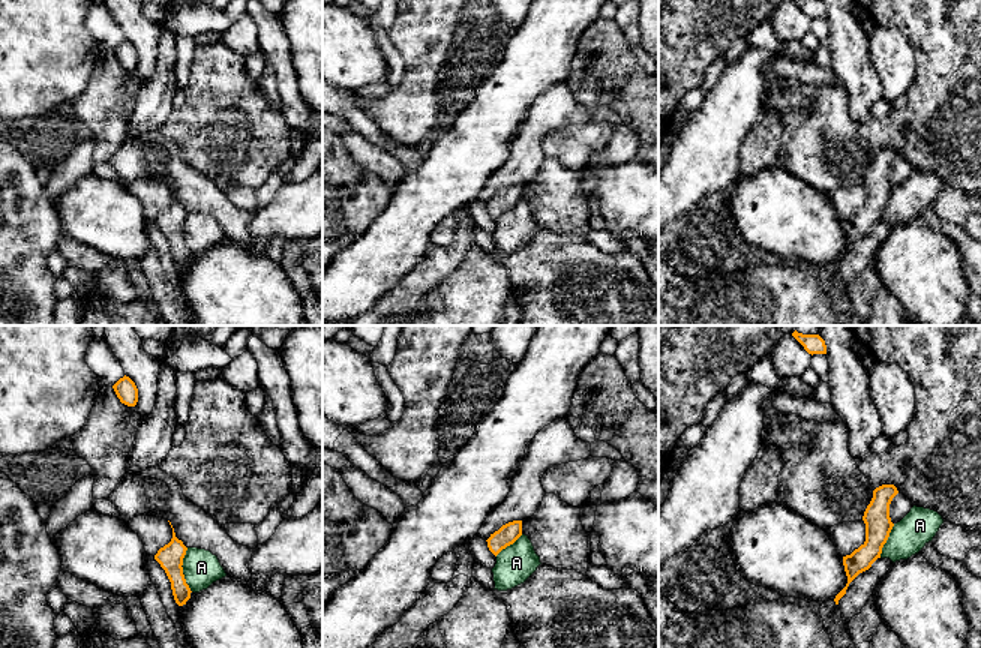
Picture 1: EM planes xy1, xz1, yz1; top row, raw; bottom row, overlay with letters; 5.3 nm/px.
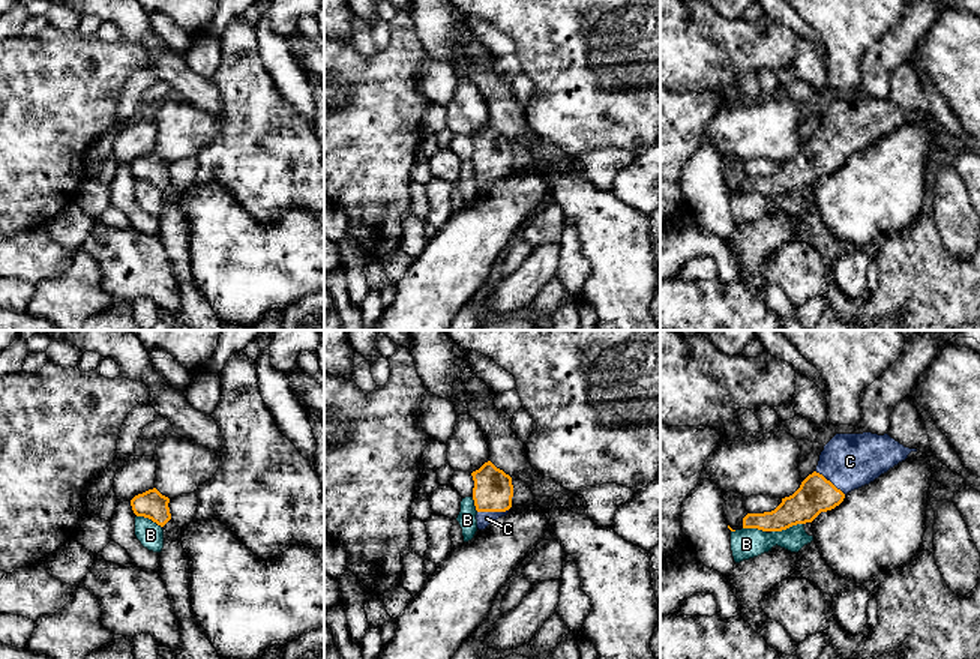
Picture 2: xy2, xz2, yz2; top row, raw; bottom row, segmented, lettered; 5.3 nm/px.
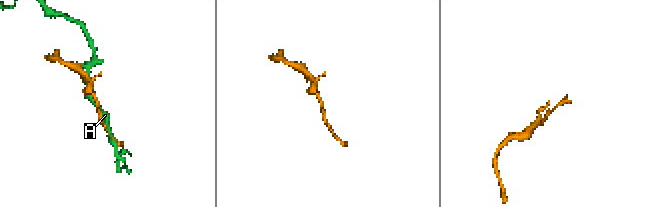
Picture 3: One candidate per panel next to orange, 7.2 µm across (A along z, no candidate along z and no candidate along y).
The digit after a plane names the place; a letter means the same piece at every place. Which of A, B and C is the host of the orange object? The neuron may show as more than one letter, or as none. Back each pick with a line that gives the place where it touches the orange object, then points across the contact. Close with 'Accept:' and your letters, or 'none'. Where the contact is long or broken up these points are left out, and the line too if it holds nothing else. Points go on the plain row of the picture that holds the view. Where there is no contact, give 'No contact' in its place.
C: Touches orange at xz2 (493, 174). Path across: xz2 (493, 155), (493, 174), (483, 182)
Accept: C

